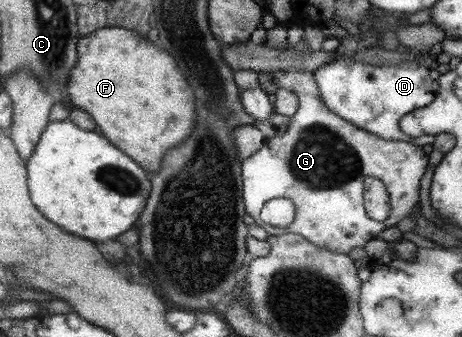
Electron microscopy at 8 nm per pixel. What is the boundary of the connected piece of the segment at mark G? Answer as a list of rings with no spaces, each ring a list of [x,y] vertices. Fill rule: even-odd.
[[[286,69],[270,72],[278,88],[292,90],[298,96],[298,109],[291,117],[291,125],[282,137],[267,138],[262,149],[243,161],[244,203],[247,203],[248,215],[251,215],[258,225],[266,225],[266,222],[262,223],[262,207],[272,198],[288,198],[295,203],[295,221],[285,228],[266,229],[269,235],[300,234],[318,247],[349,254],[356,247],[364,248],[367,241],[378,237],[380,231],[400,223],[420,205],[420,179],[426,173],[426,167],[429,167],[428,155],[420,149],[420,145],[404,140],[384,139],[332,113],[332,109],[328,109],[328,105],[324,105],[324,99],[320,97],[319,85],[312,71]],[[366,177],[376,177],[386,185],[392,209],[390,217],[383,222],[370,219],[366,213],[363,200]]]

